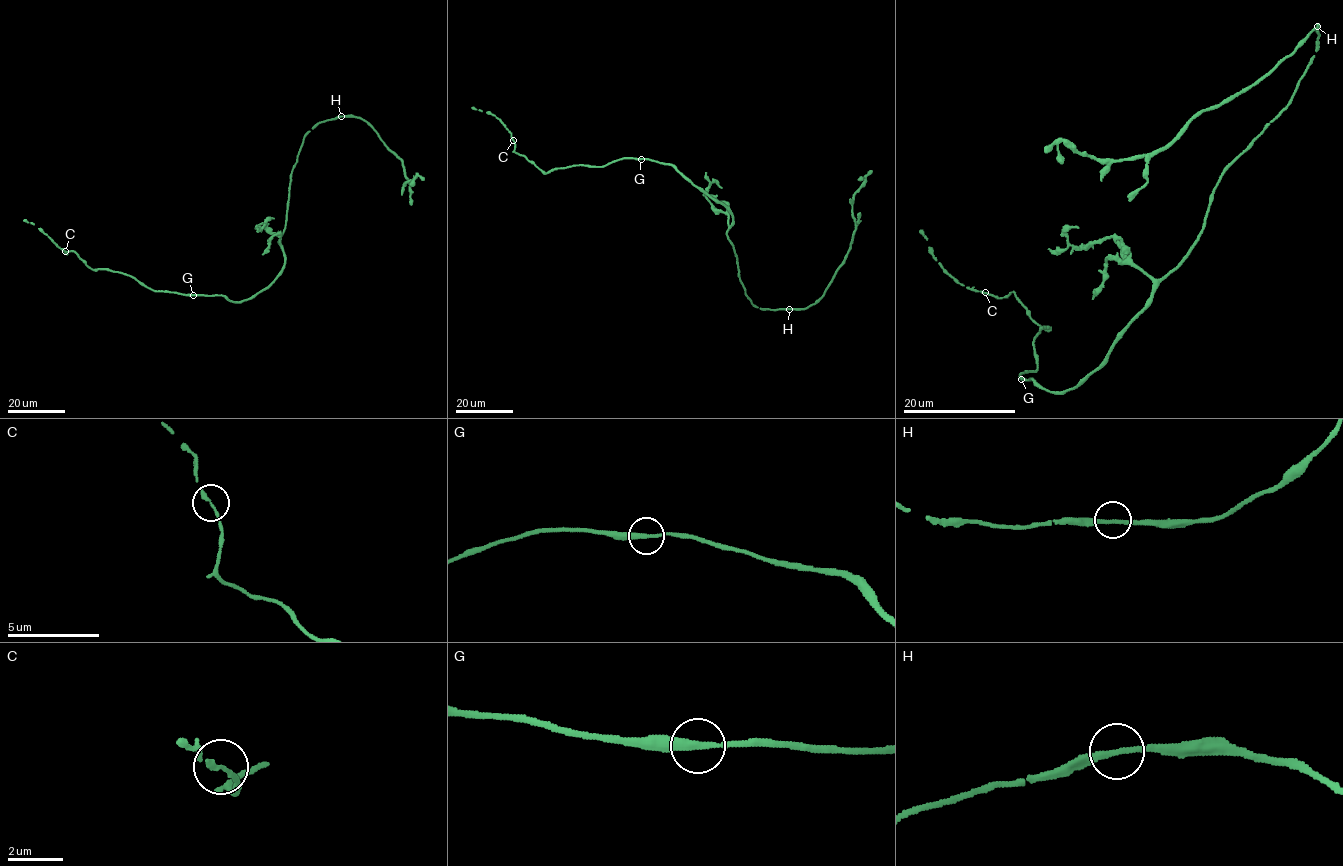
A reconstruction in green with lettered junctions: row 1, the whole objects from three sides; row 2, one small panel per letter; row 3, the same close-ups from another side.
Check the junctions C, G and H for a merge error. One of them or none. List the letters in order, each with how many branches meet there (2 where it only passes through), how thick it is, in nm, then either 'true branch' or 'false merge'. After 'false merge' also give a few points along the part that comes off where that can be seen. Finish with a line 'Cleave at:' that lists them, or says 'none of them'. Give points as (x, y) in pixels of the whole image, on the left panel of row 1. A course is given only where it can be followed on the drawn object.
C: 2 | 170 nm | true branch
G: 2 | 280 nm | true branch
H: 2 | 200 nm | true branch
Cleave at: none of them

